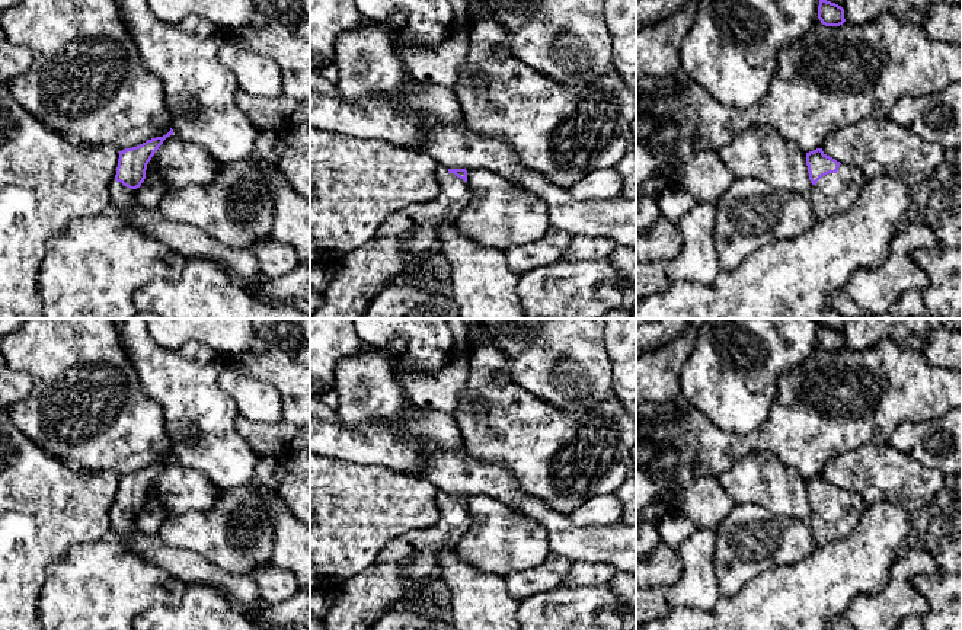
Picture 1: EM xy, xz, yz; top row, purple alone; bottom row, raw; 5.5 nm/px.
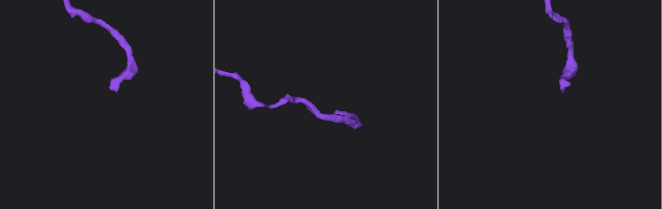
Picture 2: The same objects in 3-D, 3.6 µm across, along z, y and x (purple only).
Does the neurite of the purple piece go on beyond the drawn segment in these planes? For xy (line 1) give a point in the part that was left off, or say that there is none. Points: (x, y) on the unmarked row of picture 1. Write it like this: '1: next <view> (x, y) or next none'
1: next xy (240, 591)

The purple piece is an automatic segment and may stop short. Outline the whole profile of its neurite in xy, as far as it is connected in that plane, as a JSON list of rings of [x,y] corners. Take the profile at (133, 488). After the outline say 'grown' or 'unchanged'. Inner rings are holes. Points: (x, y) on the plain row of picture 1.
[[[173,455],[146,468],[119,477],[115,506],[111,511],[111,535],[127,541],[132,551],[163,567],[186,585],[205,583],[218,591],[236,610],[265,630],[277,630],[255,618],[253,610],[262,601],[256,582],[249,575],[227,572],[192,550],[167,546],[160,535],[143,534],[134,517],[146,505],[147,490]]]; grown

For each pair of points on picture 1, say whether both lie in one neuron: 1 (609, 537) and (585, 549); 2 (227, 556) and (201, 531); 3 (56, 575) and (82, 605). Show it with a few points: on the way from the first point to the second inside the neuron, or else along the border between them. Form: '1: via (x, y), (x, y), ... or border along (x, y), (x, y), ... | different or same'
1: via (603, 543), (591, 544) | same
2: via (221, 549), (208, 536) | same
3: via (63, 582), (79, 598) | same

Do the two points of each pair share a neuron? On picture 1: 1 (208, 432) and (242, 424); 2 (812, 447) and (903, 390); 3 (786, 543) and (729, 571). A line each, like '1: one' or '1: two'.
1: two
2: one
3: one

